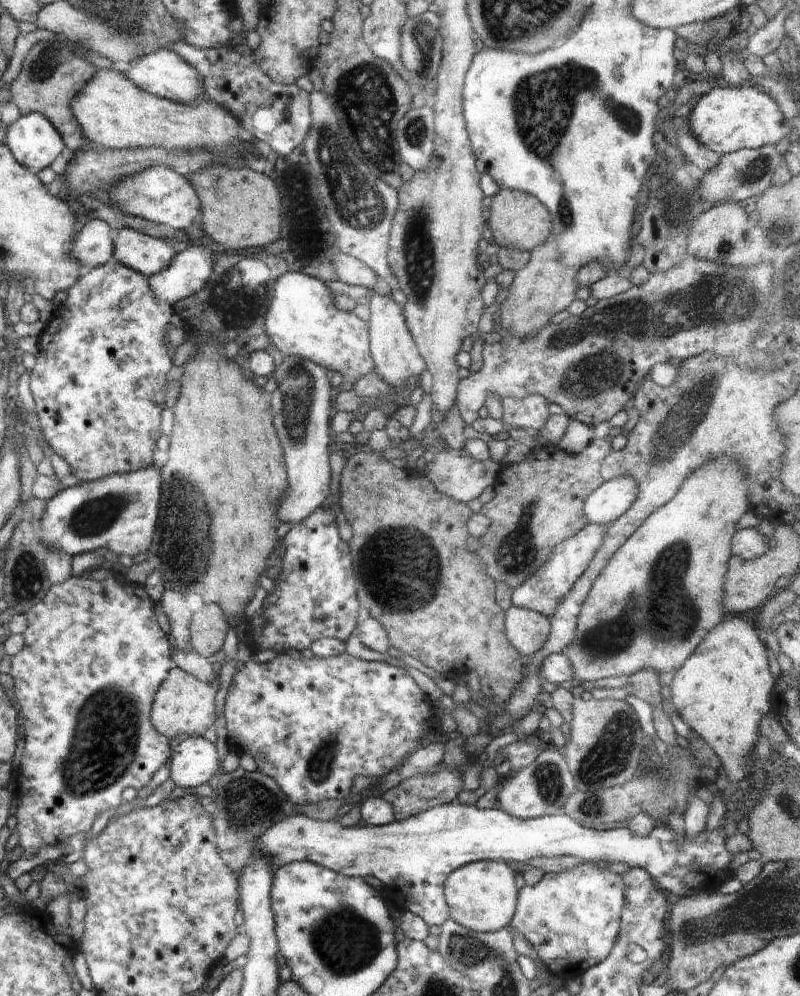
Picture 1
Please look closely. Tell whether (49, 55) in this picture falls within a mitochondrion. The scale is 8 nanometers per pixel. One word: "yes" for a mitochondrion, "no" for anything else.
yes

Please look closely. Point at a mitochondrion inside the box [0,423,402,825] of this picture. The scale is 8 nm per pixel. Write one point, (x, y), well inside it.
(106, 737)

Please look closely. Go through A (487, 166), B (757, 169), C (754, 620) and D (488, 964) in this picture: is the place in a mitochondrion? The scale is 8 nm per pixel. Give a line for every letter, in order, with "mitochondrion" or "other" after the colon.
A: other
B: mitochondrion
C: other
D: mitochondrion

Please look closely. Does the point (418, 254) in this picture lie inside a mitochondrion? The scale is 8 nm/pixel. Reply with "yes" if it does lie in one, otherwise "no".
yes

